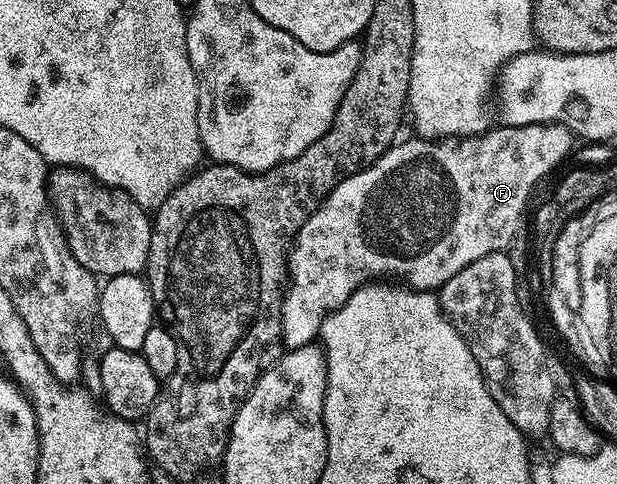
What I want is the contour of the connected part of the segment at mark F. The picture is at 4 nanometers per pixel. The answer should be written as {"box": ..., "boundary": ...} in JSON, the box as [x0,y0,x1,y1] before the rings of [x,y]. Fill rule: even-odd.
{"box":[280,122,574,348],"boundary":[[[539,122],[525,126],[497,125],[495,128],[485,130],[479,136],[444,136],[436,141],[424,136],[416,136],[413,142],[397,141],[372,166],[360,170],[357,174],[352,174],[349,178],[340,179],[336,183],[336,187],[328,193],[328,197],[308,217],[306,224],[302,226],[294,239],[288,260],[291,285],[287,287],[284,307],[280,310],[280,323],[284,332],[283,345],[295,348],[315,343],[325,318],[335,310],[340,310],[346,304],[346,300],[350,300],[350,296],[354,296],[356,290],[361,290],[373,280],[399,280],[405,287],[417,292],[436,292],[446,284],[446,280],[450,280],[450,276],[458,276],[458,272],[462,272],[462,268],[474,264],[474,260],[482,260],[482,256],[507,251],[508,245],[515,240],[516,233],[519,232],[520,225],[524,222],[524,209],[528,206],[532,185],[542,181],[571,152],[572,142],[574,143],[572,131],[566,126],[558,125],[557,122]],[[436,170],[444,177],[445,184],[452,189],[448,202],[436,202]]]}

